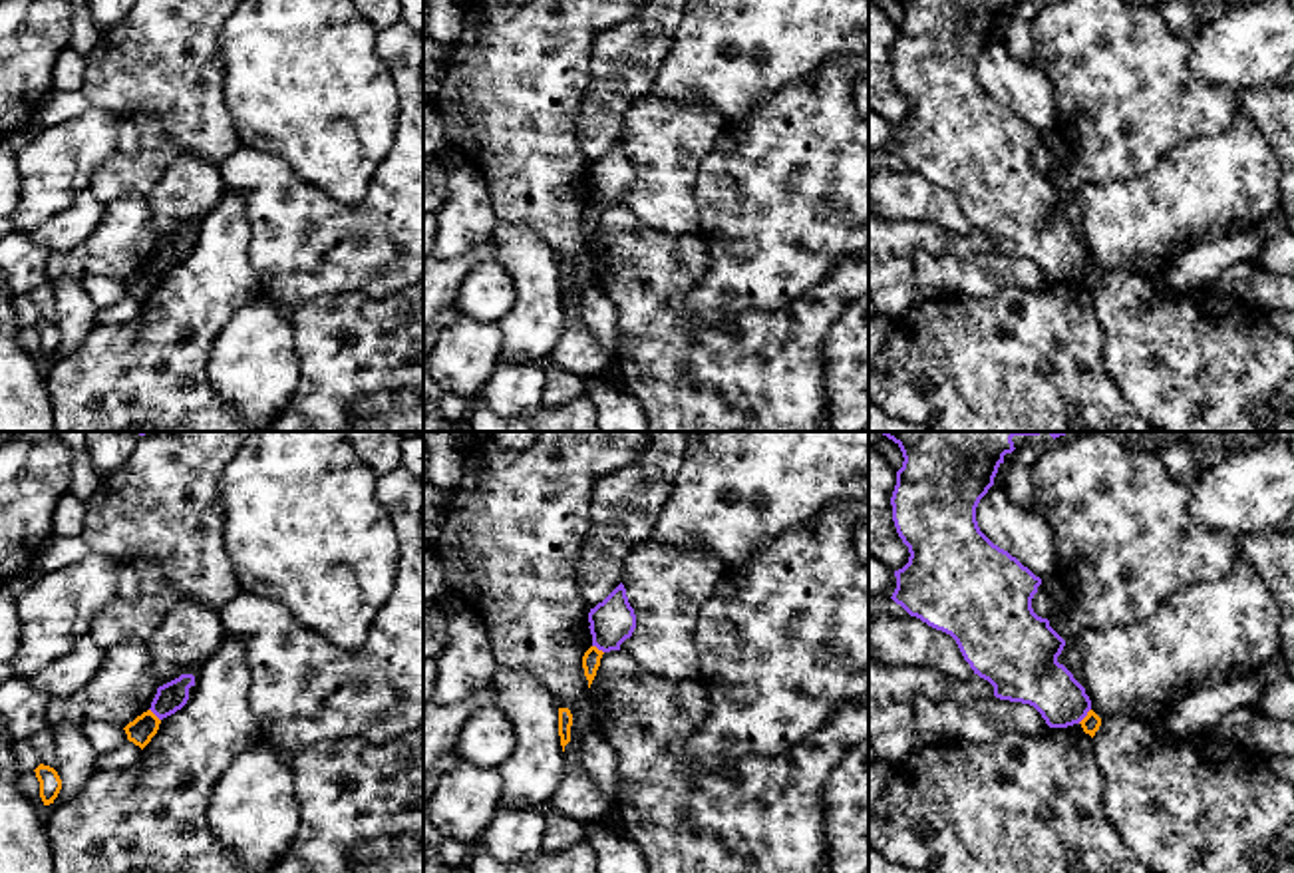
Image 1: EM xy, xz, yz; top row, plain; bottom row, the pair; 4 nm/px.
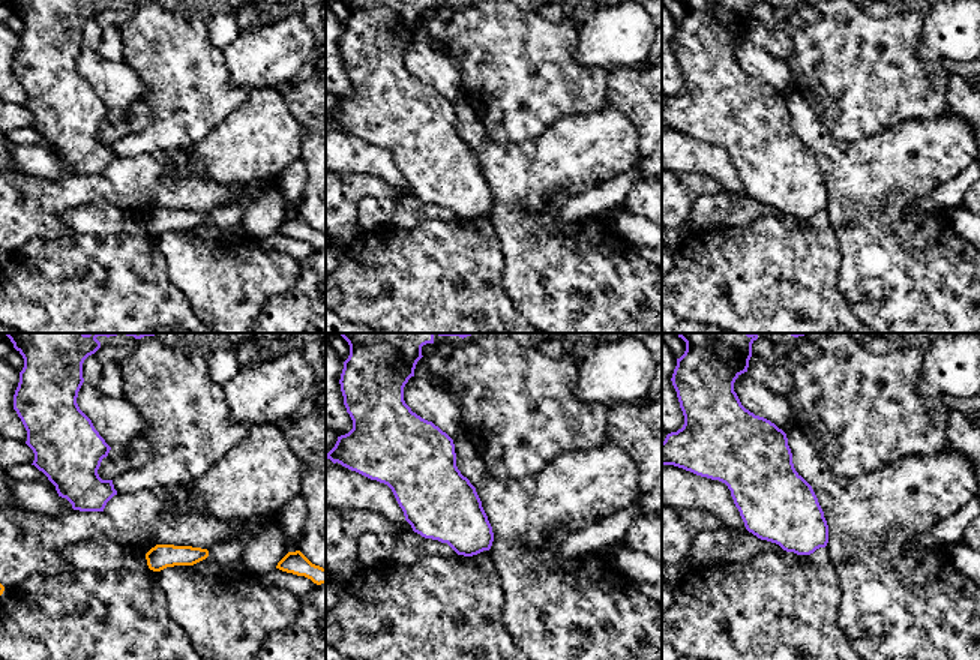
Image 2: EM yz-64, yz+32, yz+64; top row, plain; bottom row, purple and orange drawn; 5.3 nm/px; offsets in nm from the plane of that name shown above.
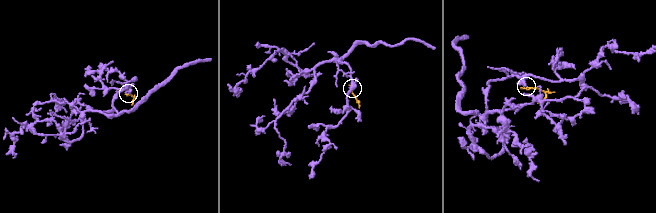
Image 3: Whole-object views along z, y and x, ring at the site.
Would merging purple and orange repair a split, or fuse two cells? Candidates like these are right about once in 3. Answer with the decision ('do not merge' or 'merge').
do not merge

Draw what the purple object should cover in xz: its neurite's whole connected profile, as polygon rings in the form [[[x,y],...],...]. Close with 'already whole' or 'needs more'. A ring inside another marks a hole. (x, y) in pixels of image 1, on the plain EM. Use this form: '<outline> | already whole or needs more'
[[[622,137],[602,157],[590,163],[588,177],[592,201],[602,207],[620,205],[620,199],[632,191],[636,169]]] | already whole

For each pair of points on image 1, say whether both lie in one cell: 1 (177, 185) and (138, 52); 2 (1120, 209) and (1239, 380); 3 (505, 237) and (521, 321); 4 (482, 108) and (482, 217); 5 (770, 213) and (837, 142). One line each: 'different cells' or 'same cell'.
1: different cells
2: same cell
3: same cell
4: different cells
5: same cell

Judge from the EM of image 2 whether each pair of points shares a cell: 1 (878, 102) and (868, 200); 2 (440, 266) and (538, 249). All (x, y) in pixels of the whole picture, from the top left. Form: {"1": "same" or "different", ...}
{"1": "different", "2": "different"}

